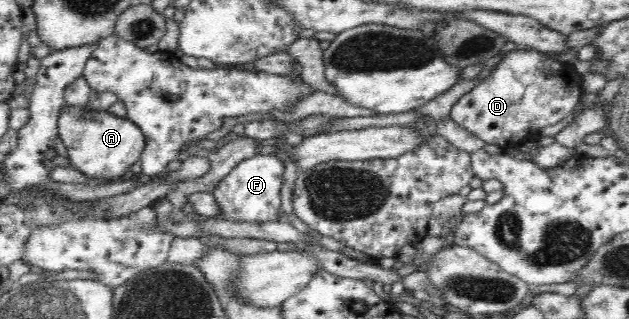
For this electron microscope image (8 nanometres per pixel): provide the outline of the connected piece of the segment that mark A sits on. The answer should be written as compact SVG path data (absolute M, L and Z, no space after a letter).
M63 105L58 120L62 144L67 148L71 166L94 180L119 180L130 175L129 168L141 158L145 148L145 135L127 117L113 115L109 110L93 110L87 105Z

